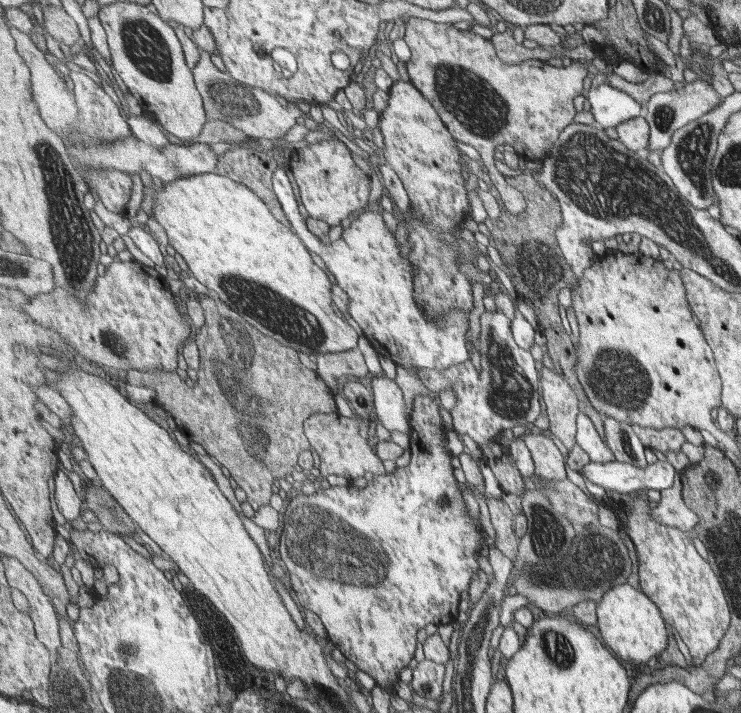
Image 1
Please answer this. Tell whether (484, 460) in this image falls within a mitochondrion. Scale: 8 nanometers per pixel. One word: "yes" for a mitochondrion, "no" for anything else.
no

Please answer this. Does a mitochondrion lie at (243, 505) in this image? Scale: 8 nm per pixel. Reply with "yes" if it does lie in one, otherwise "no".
no

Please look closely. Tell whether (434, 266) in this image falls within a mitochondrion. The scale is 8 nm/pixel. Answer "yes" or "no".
yes

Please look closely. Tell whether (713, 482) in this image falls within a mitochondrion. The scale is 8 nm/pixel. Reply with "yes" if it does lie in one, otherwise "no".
yes

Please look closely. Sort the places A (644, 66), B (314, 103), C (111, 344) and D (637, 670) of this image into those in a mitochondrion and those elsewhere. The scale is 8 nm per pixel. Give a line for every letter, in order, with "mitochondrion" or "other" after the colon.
A: other
B: other
C: mitochondrion
D: other

